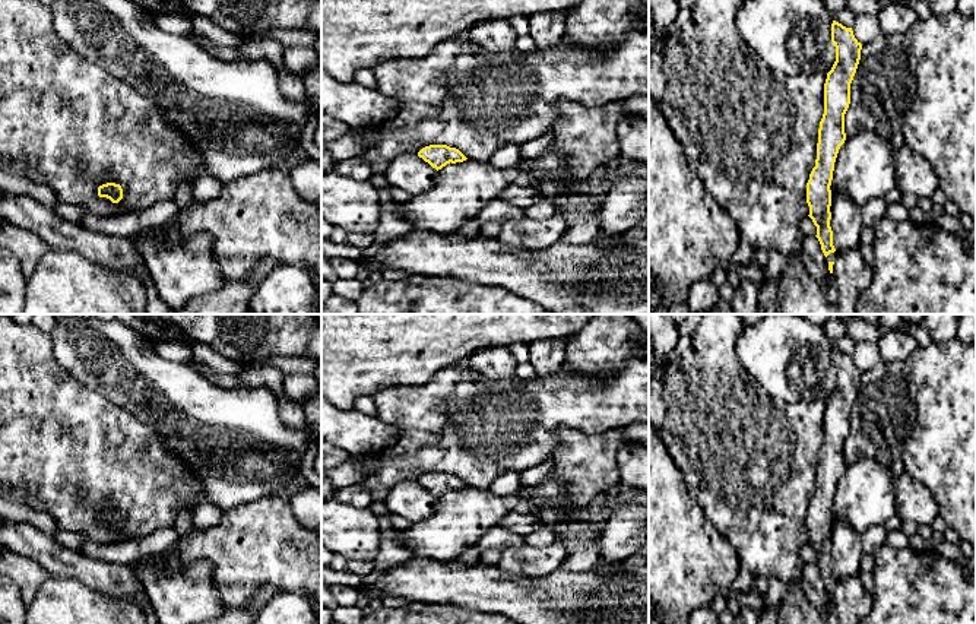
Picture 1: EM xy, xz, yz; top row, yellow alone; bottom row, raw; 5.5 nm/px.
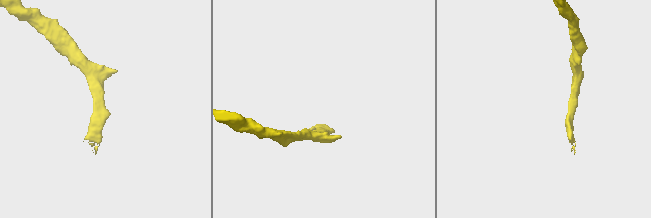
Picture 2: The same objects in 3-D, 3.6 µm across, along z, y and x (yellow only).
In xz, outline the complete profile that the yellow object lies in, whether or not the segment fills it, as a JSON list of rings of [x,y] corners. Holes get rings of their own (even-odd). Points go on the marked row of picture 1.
[[[430,145],[418,152],[418,156],[428,162],[437,171],[447,164],[463,162],[468,158],[456,148],[447,145]]]

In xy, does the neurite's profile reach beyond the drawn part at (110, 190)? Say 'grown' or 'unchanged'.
unchanged

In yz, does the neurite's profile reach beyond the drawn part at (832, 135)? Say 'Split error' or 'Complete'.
Split error

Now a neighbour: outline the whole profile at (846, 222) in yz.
[[[845,194],[831,197],[833,246],[837,253],[847,248],[859,248],[862,234],[862,209]]]

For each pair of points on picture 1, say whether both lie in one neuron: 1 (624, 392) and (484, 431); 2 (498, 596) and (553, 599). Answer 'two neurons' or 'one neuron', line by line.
1: one neuron
2: one neuron

